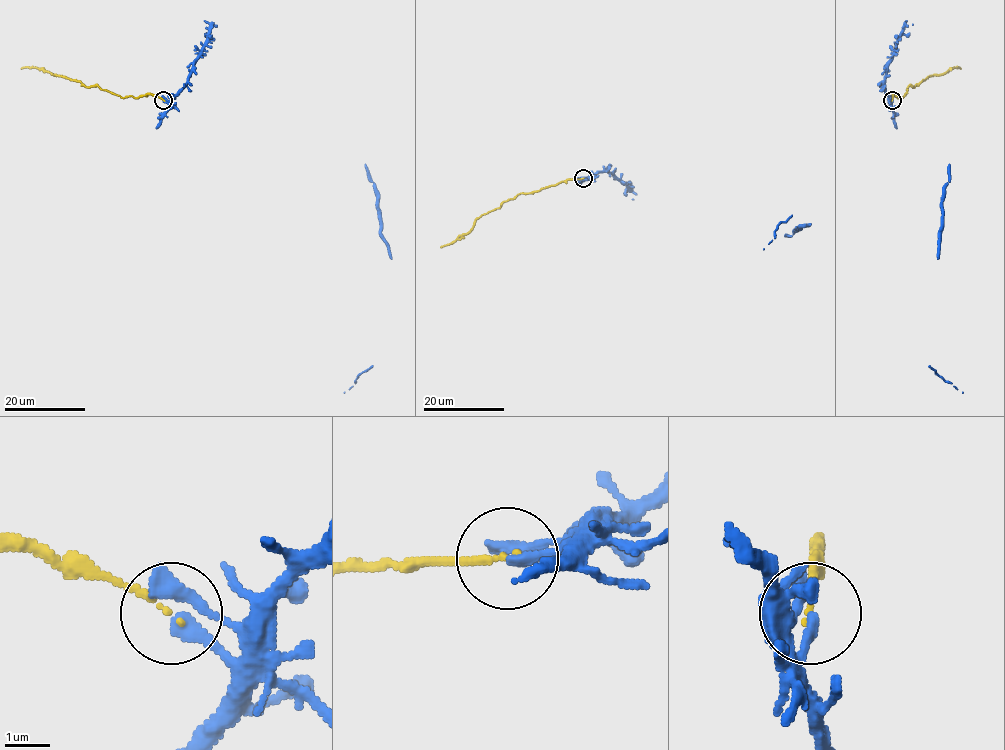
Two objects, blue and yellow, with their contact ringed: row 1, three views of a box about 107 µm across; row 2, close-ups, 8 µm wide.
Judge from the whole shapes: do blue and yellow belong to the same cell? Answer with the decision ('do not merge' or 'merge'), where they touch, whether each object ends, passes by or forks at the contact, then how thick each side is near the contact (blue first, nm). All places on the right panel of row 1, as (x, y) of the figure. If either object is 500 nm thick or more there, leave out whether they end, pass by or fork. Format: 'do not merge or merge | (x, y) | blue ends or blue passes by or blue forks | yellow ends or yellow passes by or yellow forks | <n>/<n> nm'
do not merge | (892, 100) | blue ends | yellow ends | 320/140 nm

